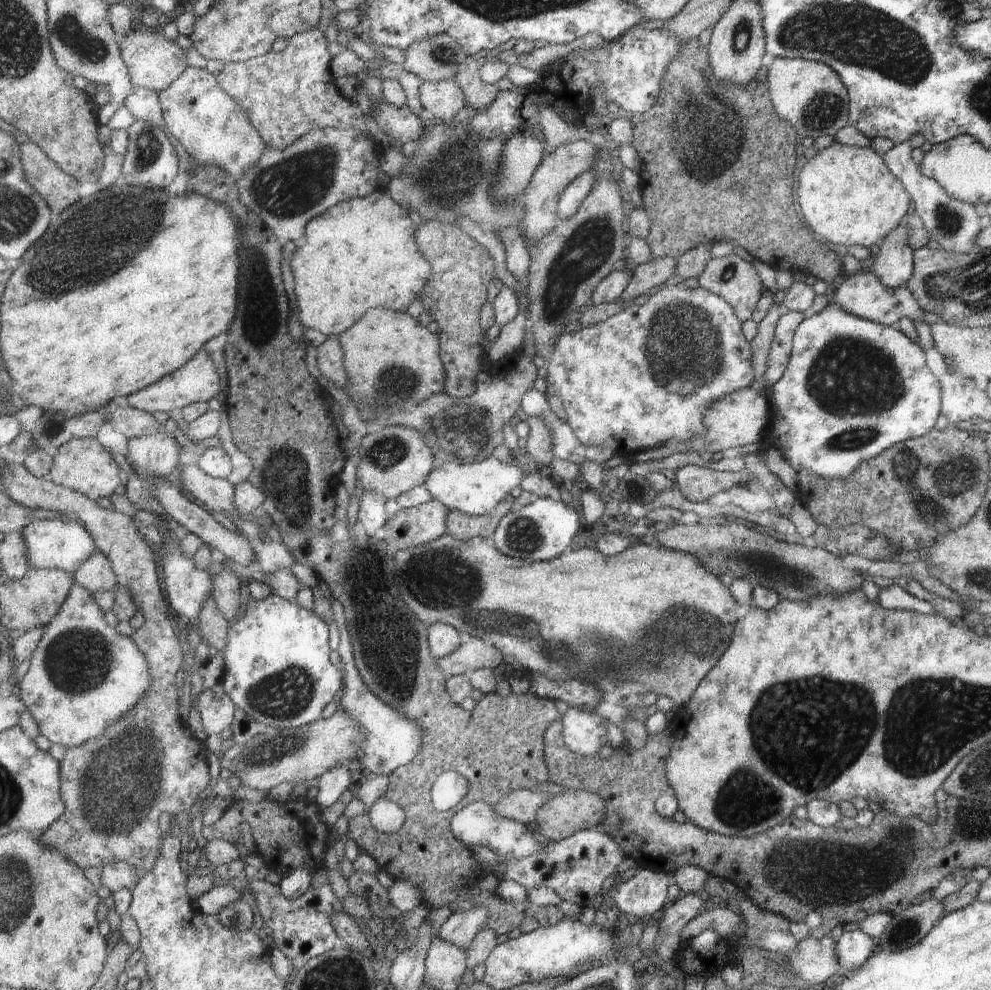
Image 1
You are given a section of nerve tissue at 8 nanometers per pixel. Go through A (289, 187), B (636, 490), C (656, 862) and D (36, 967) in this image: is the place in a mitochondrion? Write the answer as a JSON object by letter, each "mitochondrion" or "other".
{"A":"mitochondrion","B":"other","C":"other","D":"other"}

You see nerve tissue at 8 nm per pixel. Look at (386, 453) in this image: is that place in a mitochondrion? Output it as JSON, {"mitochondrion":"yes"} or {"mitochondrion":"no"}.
{"mitochondrion":"yes"}

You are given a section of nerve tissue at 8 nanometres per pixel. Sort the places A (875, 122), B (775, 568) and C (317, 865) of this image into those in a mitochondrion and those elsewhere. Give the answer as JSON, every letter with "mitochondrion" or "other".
{"A":"other","B":"mitochondrion","C":"other"}

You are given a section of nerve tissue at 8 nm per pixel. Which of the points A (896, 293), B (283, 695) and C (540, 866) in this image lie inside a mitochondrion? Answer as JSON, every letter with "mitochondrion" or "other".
{"A":"other","B":"mitochondrion","C":"other"}

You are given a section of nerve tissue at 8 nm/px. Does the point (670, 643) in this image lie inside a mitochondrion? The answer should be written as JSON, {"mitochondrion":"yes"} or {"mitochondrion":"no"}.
{"mitochondrion":"yes"}

